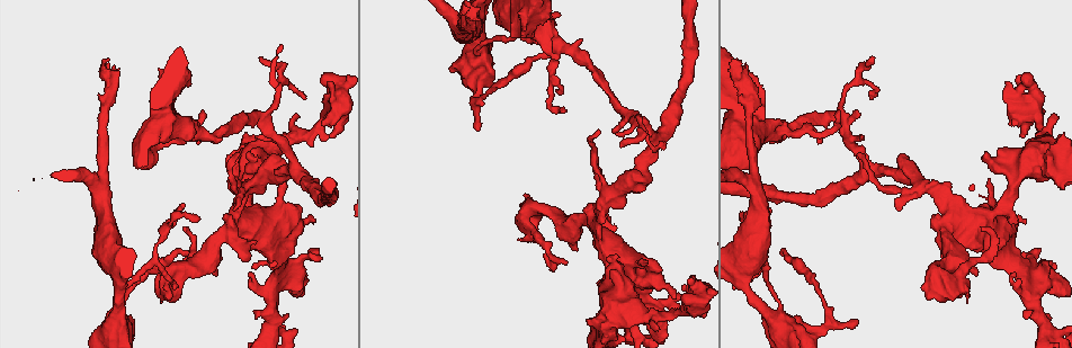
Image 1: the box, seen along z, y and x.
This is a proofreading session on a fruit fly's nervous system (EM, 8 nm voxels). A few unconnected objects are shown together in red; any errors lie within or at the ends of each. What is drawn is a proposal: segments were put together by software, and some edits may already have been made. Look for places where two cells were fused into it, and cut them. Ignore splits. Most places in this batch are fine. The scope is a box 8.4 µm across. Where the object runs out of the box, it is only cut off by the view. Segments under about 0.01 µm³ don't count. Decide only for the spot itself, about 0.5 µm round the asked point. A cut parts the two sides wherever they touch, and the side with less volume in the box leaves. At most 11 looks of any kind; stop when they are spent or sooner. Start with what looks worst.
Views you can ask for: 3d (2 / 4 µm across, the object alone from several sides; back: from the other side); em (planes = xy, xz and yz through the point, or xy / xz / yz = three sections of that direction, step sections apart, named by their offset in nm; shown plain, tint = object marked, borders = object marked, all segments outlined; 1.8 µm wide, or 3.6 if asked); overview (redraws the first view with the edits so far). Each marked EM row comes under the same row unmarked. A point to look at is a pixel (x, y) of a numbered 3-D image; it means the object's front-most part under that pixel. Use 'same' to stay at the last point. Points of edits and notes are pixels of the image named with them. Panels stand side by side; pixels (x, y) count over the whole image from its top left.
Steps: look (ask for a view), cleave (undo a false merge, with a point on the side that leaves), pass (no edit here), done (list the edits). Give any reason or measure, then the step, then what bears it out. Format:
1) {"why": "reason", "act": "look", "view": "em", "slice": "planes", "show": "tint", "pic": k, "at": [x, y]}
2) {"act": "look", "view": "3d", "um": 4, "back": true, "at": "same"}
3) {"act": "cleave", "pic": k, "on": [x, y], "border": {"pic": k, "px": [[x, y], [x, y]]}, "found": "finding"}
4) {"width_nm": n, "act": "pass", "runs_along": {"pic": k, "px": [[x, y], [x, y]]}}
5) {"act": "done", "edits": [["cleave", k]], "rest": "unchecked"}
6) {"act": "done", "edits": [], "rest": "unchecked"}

{"why": "arms part here", "act": "look", "view": "em", "slice": "xy", "step": 4, "show": "tint", "pic": 1, "at": [624, 116]}

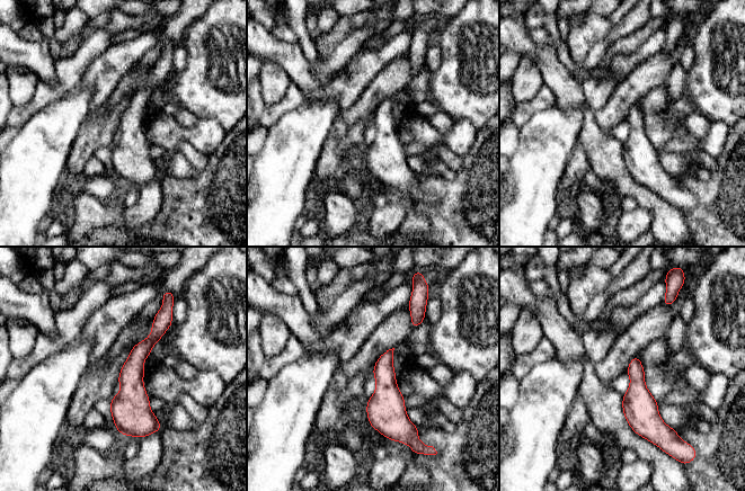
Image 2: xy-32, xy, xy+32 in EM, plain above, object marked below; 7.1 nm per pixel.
{"width_nm": 140, "act": "pass", "runs_along": {"pic": 2, "px": [[166, 323], [133, 365], [127, 433]]}, "found": "one cell here"}

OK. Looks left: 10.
{"act": "look", "view": "em", "slice": "planes", "show": "borders", "pic": 1, "at": [929, 189]}

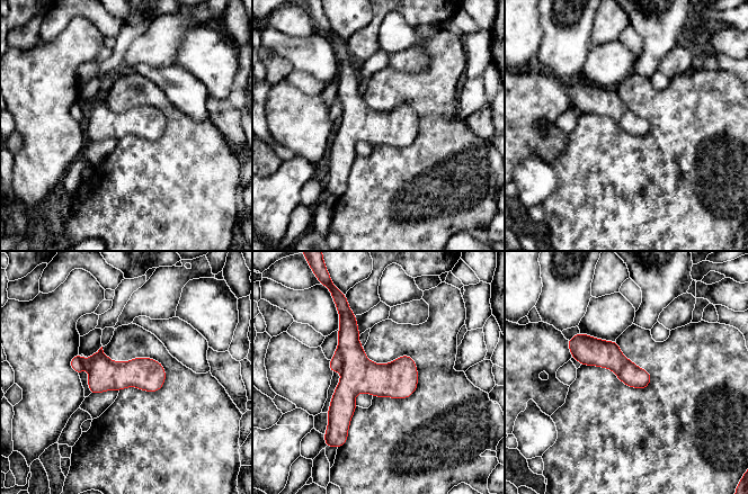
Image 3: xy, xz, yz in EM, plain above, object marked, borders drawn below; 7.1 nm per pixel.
{"act": "cleave", "pic": 3, "on": [336, 362], "border": {"pic": 3, "px": [[337, 348], [341, 355], [341, 368]]}, "found": "two cells meet here"}

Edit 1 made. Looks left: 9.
{"why": "see it whole again", "act": "look", "view": "overview"}

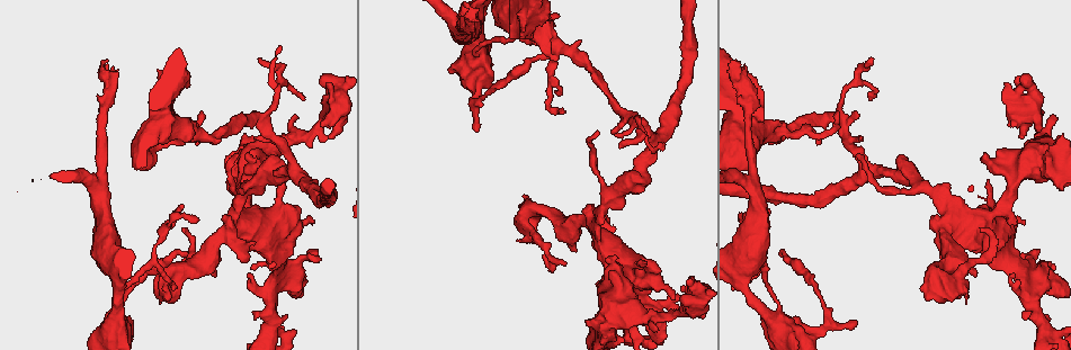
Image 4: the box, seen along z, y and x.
{"act": "look", "view": "3d", "um": 2, "back": true, "pic": 4, "at": [196, 137]}

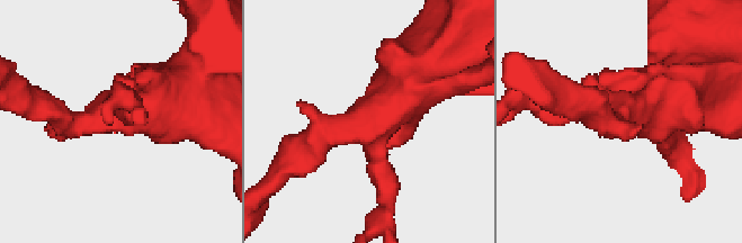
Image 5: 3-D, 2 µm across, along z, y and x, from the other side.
{"arms": 3, "arm_widths_nm": [170, 220, 500], "why": "shape alone is not enough", "act": "look", "view": "em", "um": 3.6, "slice": "xy", "step": 16, "show": "tint", "pic": 5, "at": [616, 116]}

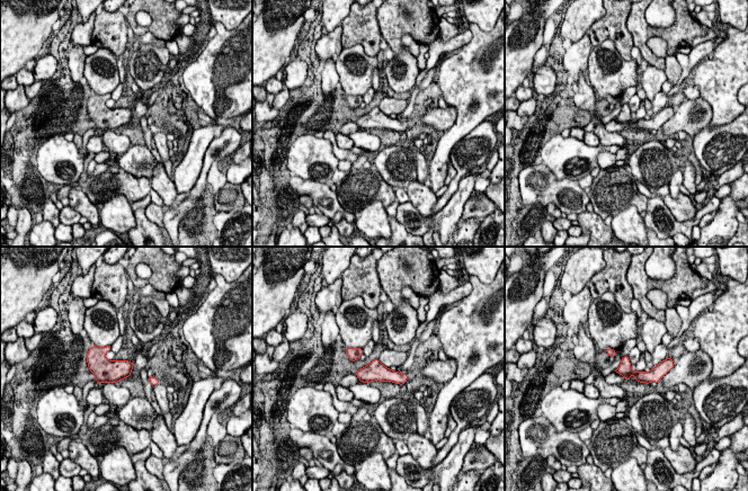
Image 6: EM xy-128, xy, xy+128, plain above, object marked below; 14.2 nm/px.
{"why": "cut it another way", "act": "look", "view": "em", "um": 3.6, "slice": "planes", "show": "borders", "at": "same"}

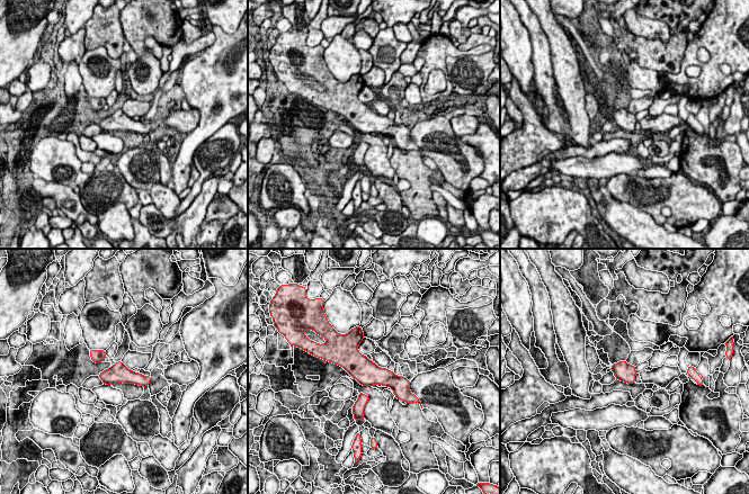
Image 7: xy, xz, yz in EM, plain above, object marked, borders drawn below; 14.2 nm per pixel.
{"act": "pass", "runs_along": {"pic": 7, "px": [[345, 362], [404, 385]]}, "found": "one cell here"}

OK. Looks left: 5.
{"why": "four or more arms meet", "act": "look", "view": "em", "slice": "planes", "show": "tint", "pic": 4, "at": [1023, 274]}

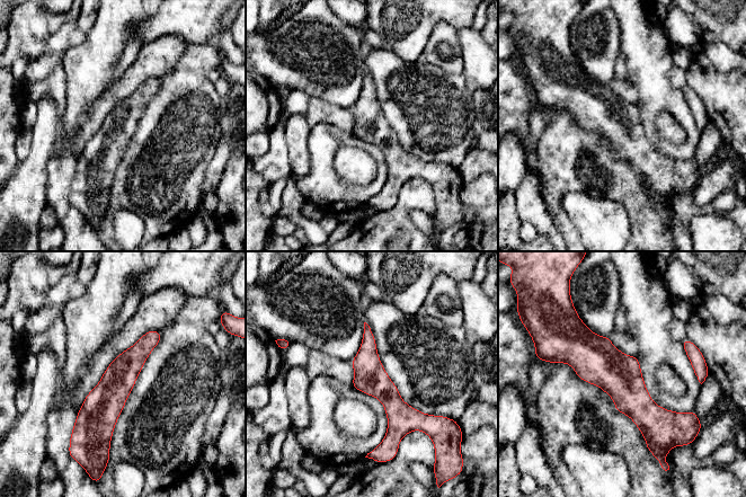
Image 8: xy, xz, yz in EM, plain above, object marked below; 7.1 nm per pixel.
{"act": "pass", "runs_along": {"pic": 8, "px": [[561, 354], [680, 416]]}, "found": "continuous, no second cell"}

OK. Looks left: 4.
{"act": "done", "edits": [["cleave", 3]], "rest": "unchecked"}

